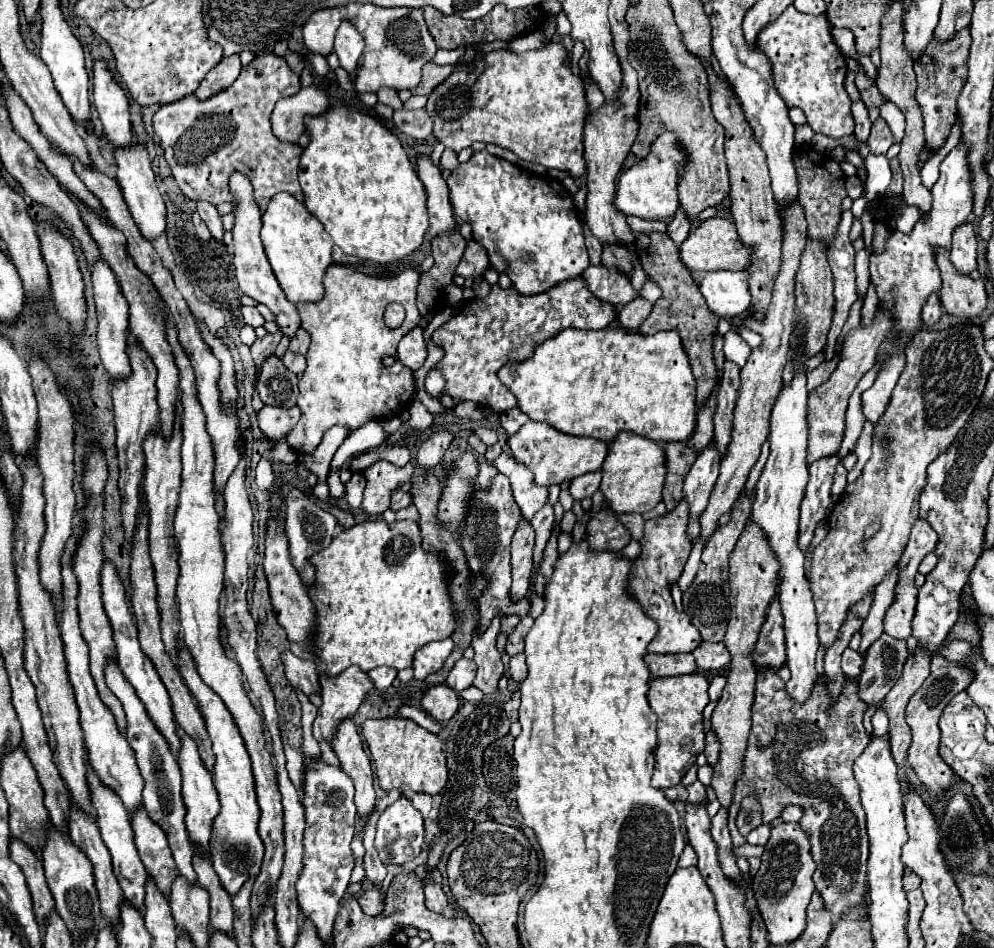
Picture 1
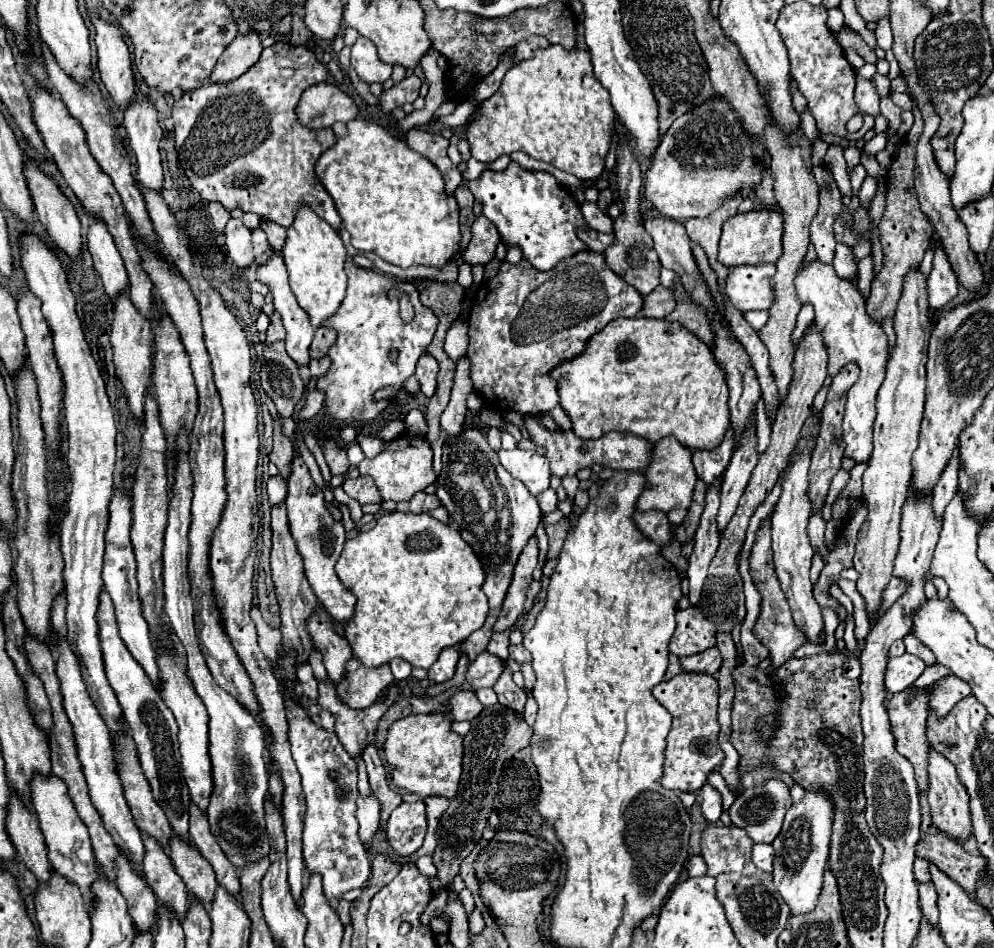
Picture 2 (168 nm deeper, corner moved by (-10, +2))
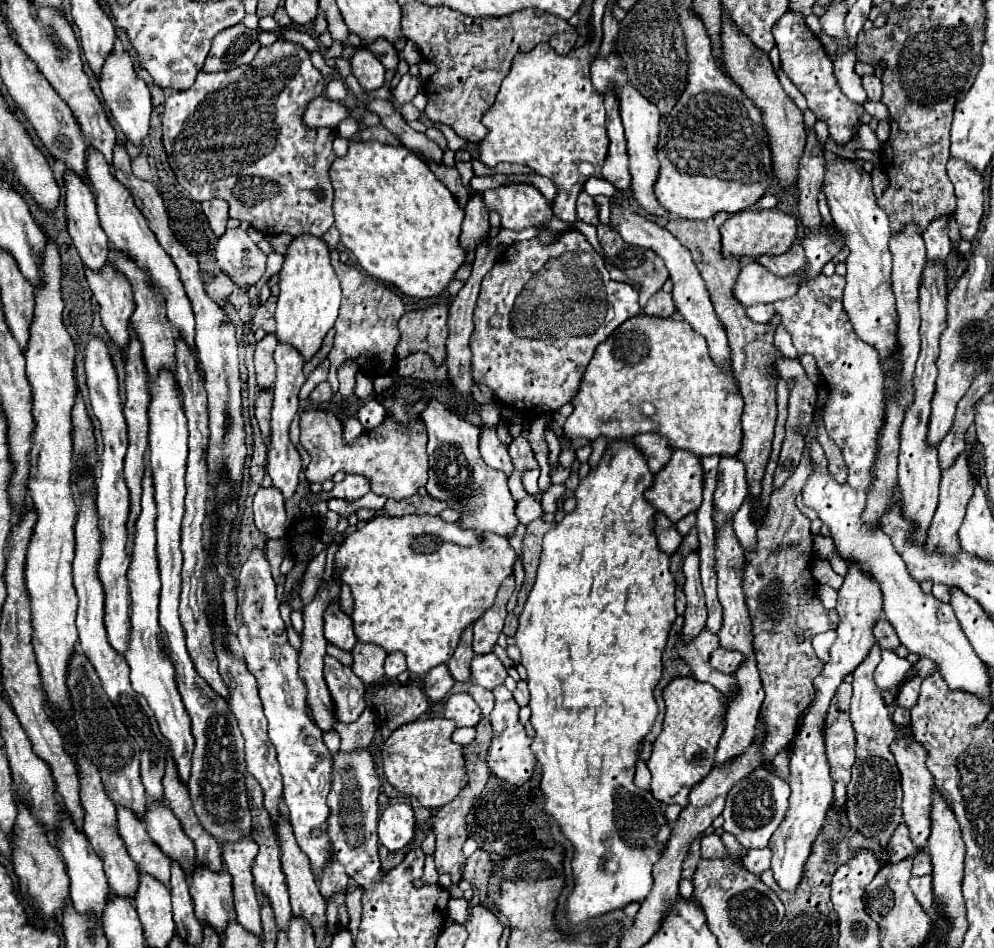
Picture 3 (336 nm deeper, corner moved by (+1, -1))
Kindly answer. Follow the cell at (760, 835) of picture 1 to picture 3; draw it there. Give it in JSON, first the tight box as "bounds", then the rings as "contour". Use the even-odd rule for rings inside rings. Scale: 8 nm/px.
{"bounds":[722,769,790,849],"contour":[[[766,769],[752,771],[752,775],[746,775],[728,791],[726,807],[722,813],[724,831],[732,833],[738,839],[738,843],[746,849],[768,847],[772,833],[778,829],[778,825],[786,815],[788,795],[790,795],[790,787],[786,781],[782,781],[780,777],[772,775]]]}

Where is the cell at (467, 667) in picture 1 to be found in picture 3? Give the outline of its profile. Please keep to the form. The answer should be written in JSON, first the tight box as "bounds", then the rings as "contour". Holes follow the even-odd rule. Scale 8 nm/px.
{"bounds":[472,653,508,689],"contour":[[[494,653],[478,655],[472,659],[472,683],[474,685],[494,689],[498,685],[504,685],[506,677],[508,677],[508,671]]]}

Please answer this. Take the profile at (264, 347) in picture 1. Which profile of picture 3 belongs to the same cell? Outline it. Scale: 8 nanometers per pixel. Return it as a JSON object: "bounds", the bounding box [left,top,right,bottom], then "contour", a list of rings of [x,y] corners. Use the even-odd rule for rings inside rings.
{"bounds":[252,295,276,333],"contour":[[[270,295],[270,299],[260,305],[254,313],[252,319],[252,331],[256,329],[264,329],[266,333],[272,333],[276,329],[276,321],[274,321],[274,307],[276,307],[276,295]]]}

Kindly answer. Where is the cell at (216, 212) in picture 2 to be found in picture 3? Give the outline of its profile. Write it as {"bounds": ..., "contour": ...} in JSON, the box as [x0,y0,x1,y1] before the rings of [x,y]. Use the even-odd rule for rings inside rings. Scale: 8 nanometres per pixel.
{"bounds":[202,199,228,235],"contour":[[[210,199],[202,203],[204,215],[208,217],[210,229],[214,231],[214,235],[224,235],[226,231],[226,221],[228,221],[228,203],[224,199]]]}

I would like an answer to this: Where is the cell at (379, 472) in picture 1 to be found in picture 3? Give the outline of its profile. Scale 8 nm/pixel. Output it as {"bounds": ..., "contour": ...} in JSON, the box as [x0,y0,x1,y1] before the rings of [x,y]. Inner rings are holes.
{"bounds":[300,385,428,499],"contour":[[[402,385],[400,391],[386,393],[382,407],[386,411],[384,421],[372,431],[362,431],[350,445],[342,441],[342,421],[330,409],[308,409],[300,413],[300,443],[310,455],[306,467],[306,479],[310,483],[324,483],[332,479],[338,471],[358,473],[370,479],[372,491],[390,499],[412,497],[428,481],[428,455],[426,455],[426,431],[424,421],[410,413],[410,405],[418,403],[422,391],[412,385]],[[412,393],[416,393],[412,397]]]}

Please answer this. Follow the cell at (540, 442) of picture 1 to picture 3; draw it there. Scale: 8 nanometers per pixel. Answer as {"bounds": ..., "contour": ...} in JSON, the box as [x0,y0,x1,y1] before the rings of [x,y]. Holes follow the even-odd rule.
{"bounds":[634,433,672,473],"contour":[[[646,433],[646,435],[638,435],[634,437],[634,443],[640,447],[640,451],[646,455],[648,459],[648,467],[656,473],[660,471],[670,455],[672,455],[672,447],[668,447],[668,441],[662,435],[656,433]]]}

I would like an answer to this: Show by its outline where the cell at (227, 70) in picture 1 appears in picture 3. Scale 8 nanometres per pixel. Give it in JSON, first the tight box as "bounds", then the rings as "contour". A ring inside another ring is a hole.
{"bounds":[204,23,258,71],"contour":[[[244,23],[232,25],[212,39],[212,49],[204,61],[204,71],[230,71],[246,65],[258,53],[258,29],[248,29]]]}

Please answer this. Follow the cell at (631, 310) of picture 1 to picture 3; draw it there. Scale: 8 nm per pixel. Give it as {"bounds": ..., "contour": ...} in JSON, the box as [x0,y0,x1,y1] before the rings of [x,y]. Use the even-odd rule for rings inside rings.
{"bounds":[644,291,676,317],"contour":[[[658,291],[656,295],[650,297],[646,309],[644,309],[646,315],[660,315],[660,317],[672,317],[676,311],[676,305],[674,305],[674,299],[670,293],[664,293],[664,291]]]}

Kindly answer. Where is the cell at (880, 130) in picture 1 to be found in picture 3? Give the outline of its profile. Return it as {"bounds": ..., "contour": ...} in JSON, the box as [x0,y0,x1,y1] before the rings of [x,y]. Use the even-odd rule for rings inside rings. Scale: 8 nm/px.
{"bounds":[862,75,882,101],"contour":[[[864,75],[862,77],[862,87],[866,89],[870,101],[880,101],[880,95],[882,95],[880,77],[876,77],[876,75]]]}

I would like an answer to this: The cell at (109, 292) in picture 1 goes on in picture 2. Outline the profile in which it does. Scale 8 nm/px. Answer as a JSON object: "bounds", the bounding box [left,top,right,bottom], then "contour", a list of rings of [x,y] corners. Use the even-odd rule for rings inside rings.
{"bounds":[87,218,129,302],"contour":[[[91,218],[87,244],[95,262],[95,270],[103,280],[105,292],[111,298],[111,302],[115,302],[117,296],[121,296],[129,288],[129,280],[123,260],[115,248],[115,242],[101,220]]]}

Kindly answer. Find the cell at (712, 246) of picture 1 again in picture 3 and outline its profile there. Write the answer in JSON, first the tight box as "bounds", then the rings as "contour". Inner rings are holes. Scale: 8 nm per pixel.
{"bounds":[722,209,798,257],"contour":[[[762,209],[762,211],[740,211],[732,215],[722,227],[722,253],[738,255],[738,257],[756,257],[756,255],[782,255],[788,251],[798,233],[798,221],[790,213],[782,213],[778,209]]]}

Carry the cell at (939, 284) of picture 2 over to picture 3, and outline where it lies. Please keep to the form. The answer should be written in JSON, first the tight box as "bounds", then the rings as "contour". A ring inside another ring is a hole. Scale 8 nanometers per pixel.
{"bounds":[924,217,952,261],"contour":[[[948,217],[934,219],[928,225],[928,231],[924,231],[924,241],[926,241],[926,251],[928,259],[932,261],[944,261],[948,253],[952,251],[952,241],[948,239]]]}

